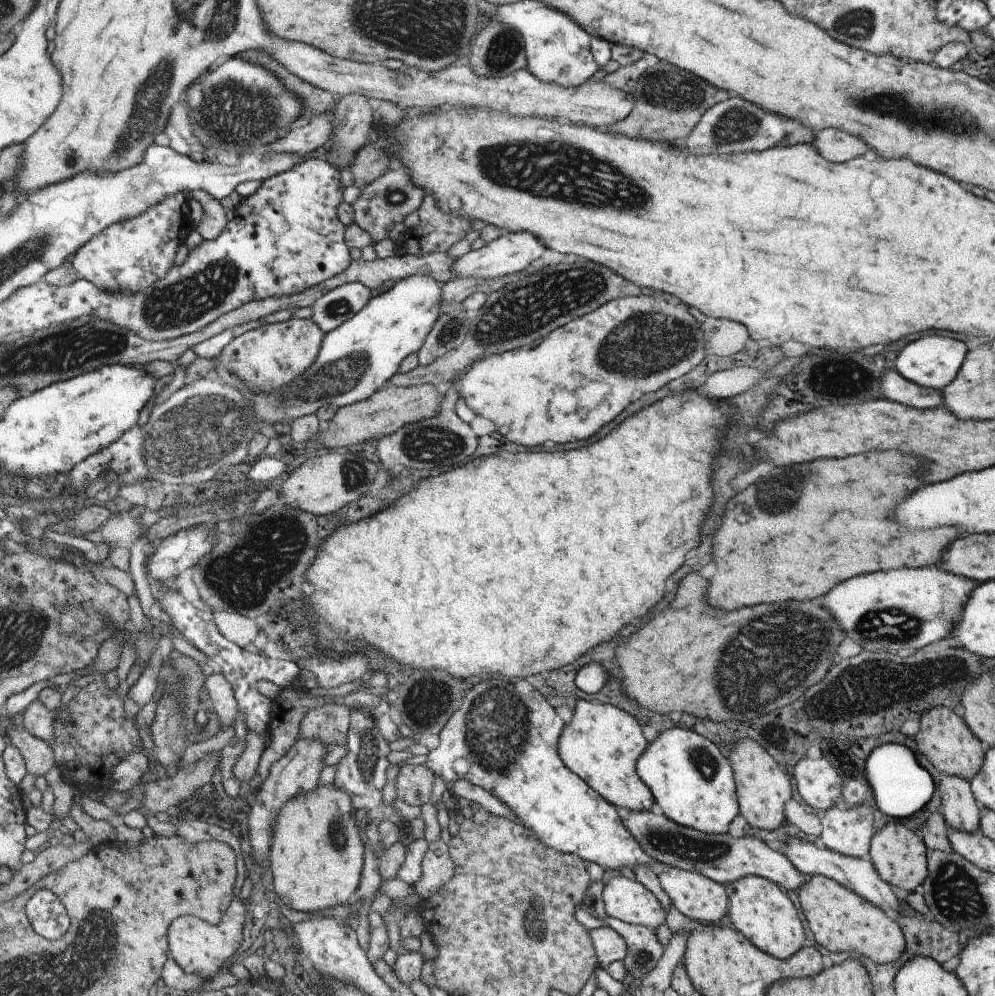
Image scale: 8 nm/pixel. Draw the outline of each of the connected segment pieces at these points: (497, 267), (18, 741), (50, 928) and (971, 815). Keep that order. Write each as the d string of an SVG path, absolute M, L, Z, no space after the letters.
M531 232L503 233L498 239L484 245L481 249L471 250L457 259L453 266L453 274L456 277L483 280L501 278L527 270L539 261L543 254L547 254L547 246L535 234L531 234Z
M9 723L8 727L11 744L21 751L31 774L39 778L55 767L54 750L49 742L31 734L23 724L10 726Z
M45 888L37 890L29 900L29 919L33 922L34 929L50 941L64 937L72 925L64 902Z
M946 775L937 784L941 814L947 826L966 833L979 830L979 805L973 798L970 784L961 777Z

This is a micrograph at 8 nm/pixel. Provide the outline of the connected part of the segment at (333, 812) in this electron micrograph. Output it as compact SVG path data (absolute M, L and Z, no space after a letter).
M333 783L298 794L281 807L269 856L276 894L301 912L319 912L335 904L352 902L365 864L352 796Z

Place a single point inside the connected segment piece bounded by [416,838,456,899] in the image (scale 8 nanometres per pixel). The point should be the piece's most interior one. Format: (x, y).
(439, 868)

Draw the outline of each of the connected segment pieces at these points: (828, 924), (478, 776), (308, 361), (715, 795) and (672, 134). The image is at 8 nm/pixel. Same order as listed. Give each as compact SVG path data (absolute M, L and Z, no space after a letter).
M820 874L803 876L804 881L796 888L797 902L819 946L829 952L859 952L878 963L891 962L900 956L904 936L893 915L833 879Z
M487 680L469 690L463 700L463 706L440 732L438 747L427 755L426 764L436 776L443 778L448 786L459 779L465 779L490 792L542 841L560 851L578 854L584 862L595 862L603 871L610 868L620 872L623 866L631 870L637 865L656 869L656 862L641 850L639 843L624 827L622 811L601 798L563 762L558 748L565 725L541 692L531 690L523 694L517 692L515 683L507 680Z
M311 318L263 325L234 338L216 358L216 368L212 373L229 380L232 376L240 378L252 390L267 394L283 392L313 366L325 336L325 332Z
M683 722L658 732L647 744L647 748L640 754L640 757L637 757L635 769L640 781L653 795L655 804L661 808L661 812L679 826L703 834L725 834L729 822L739 813L732 768L728 760L721 756L717 747L707 737L690 729Z
M659 61L655 66L643 70L635 81L632 96L633 108L627 117L613 125L599 127L598 130L627 138L641 138L641 140L645 138L651 142L679 140L679 138L683 140L687 134L691 134L695 124L709 108L728 98L725 90L715 88L705 80L664 61Z

